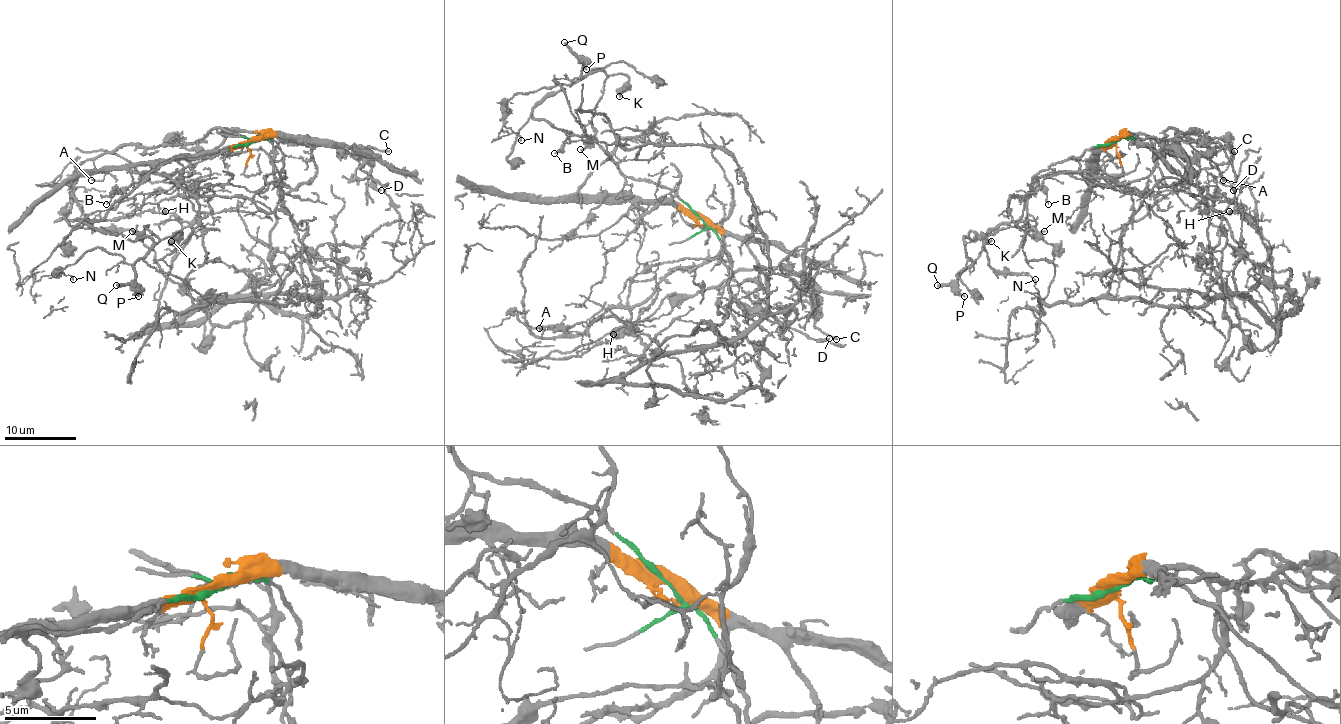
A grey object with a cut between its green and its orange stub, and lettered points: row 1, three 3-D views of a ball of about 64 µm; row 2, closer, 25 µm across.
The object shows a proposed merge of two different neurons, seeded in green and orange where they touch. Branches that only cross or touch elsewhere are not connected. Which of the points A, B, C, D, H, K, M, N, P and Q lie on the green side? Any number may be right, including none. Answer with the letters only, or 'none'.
B, K, M, N, P, Q

